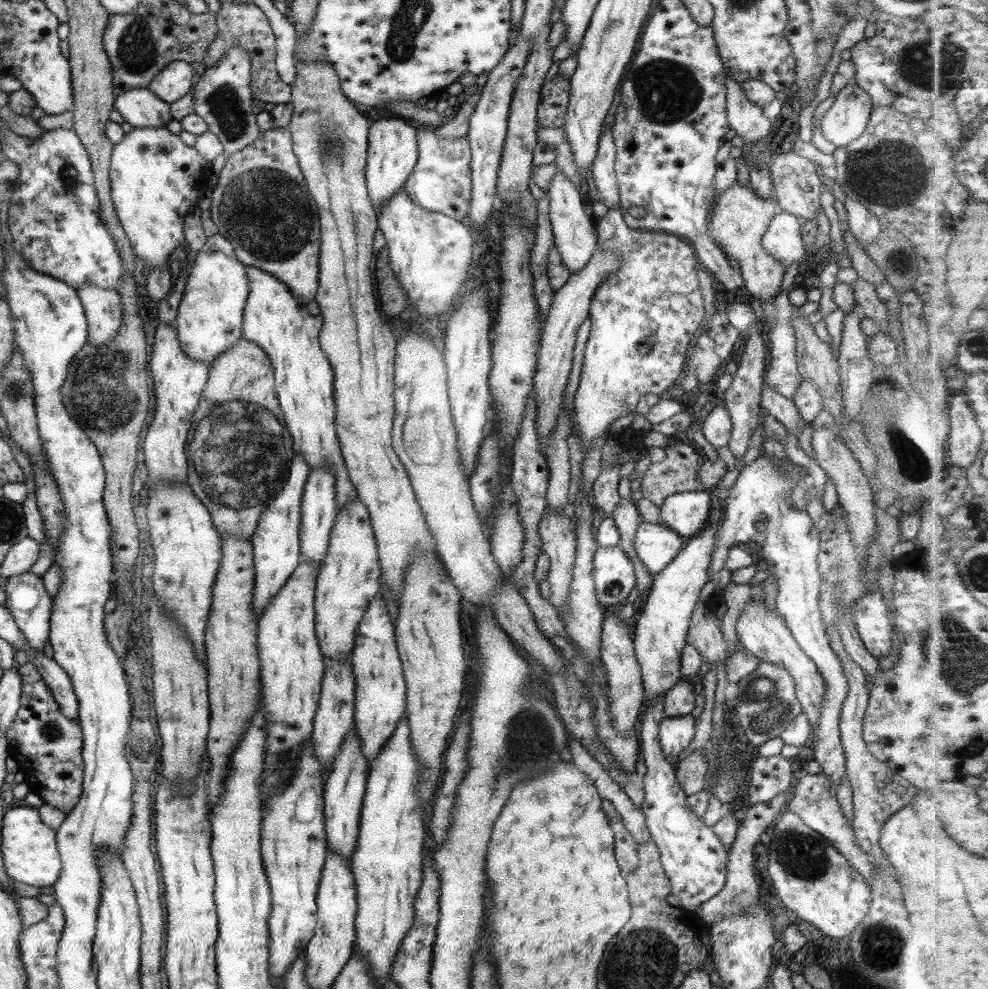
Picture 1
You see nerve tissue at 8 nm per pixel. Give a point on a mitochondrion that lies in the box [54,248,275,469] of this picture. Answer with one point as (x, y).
(87, 415)

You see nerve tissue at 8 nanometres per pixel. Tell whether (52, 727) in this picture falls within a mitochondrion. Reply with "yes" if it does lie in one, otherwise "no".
yes

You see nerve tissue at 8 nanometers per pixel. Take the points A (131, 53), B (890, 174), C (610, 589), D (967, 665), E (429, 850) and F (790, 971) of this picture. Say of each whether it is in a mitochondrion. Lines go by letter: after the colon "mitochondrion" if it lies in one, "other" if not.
A: mitochondrion
B: mitochondrion
C: mitochondrion
D: mitochondrion
E: other
F: other

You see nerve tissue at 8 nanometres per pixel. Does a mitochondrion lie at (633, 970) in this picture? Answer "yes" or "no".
yes

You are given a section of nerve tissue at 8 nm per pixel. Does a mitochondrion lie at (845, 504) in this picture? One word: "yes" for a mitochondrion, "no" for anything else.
no

